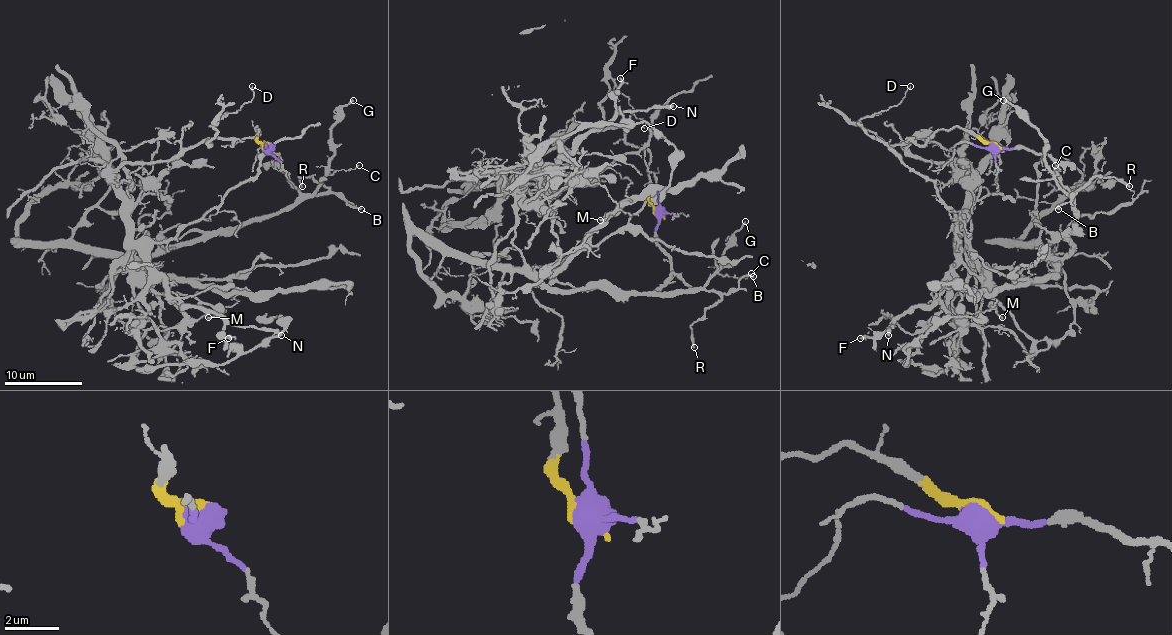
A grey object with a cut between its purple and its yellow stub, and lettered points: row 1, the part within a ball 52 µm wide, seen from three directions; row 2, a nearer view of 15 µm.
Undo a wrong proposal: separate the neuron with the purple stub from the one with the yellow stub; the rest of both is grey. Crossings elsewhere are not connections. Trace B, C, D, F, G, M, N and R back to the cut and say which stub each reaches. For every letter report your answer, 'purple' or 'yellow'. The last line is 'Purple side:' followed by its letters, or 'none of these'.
B: purple
C: purple
D: yellow
F: yellow
G: purple
M: yellow
N: yellow
R: purple
Purple side: B, C, G, R

